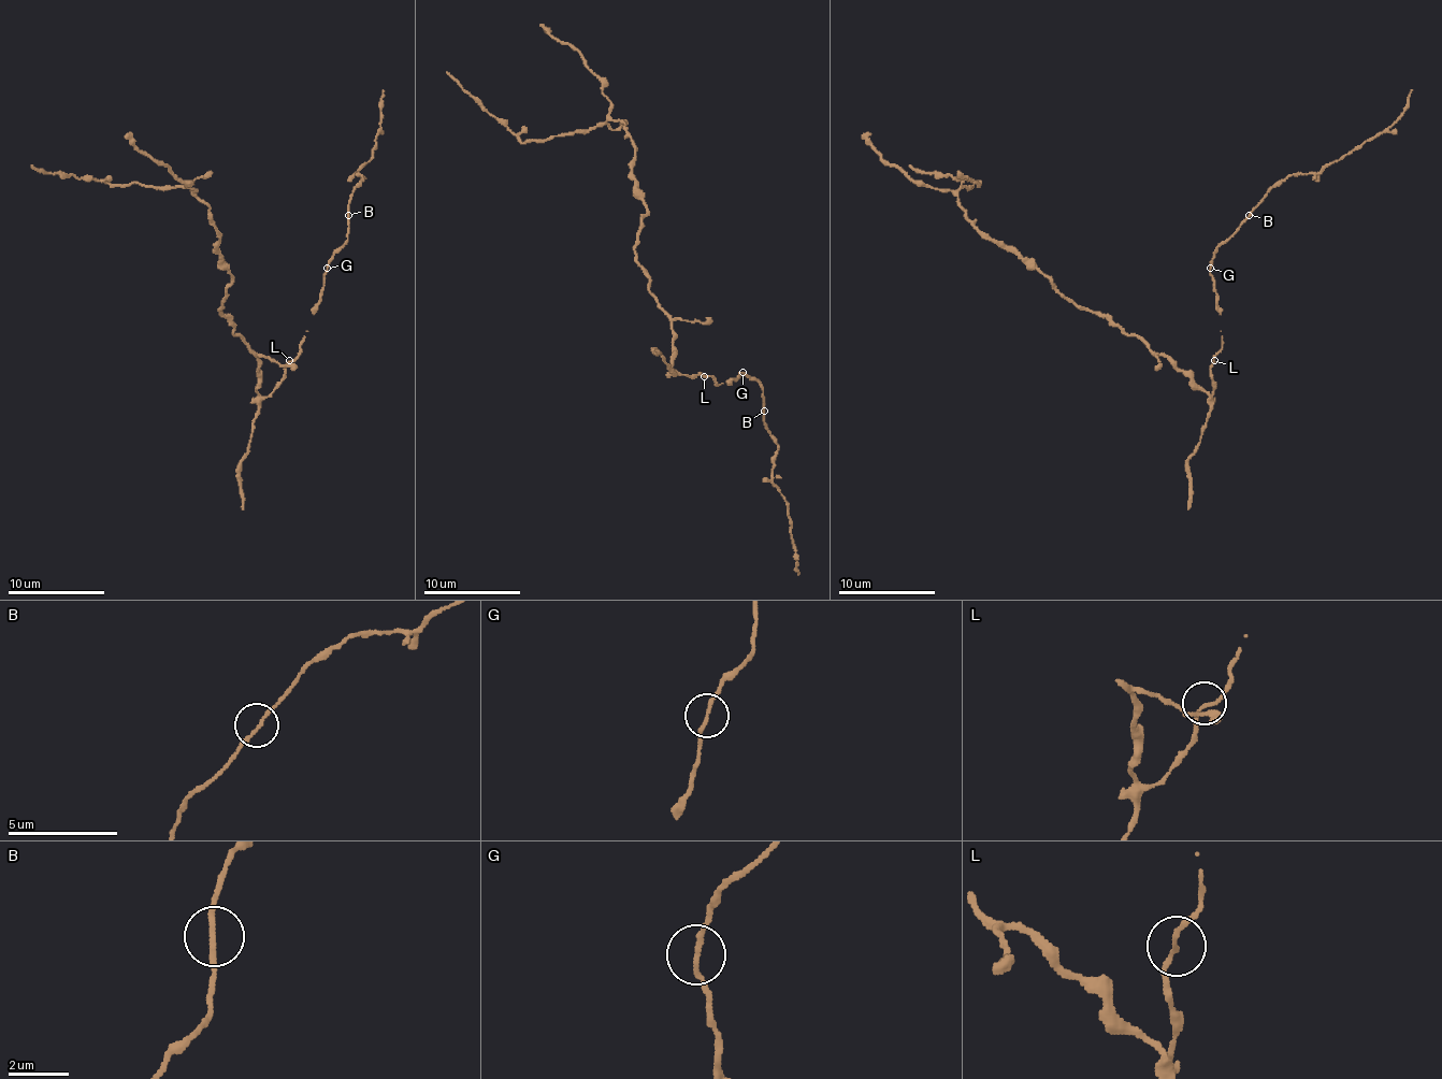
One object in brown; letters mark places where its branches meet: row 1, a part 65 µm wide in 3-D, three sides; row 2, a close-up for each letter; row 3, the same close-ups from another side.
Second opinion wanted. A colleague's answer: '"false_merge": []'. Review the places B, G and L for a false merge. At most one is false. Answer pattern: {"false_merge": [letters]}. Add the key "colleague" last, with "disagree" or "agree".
{"false_merge": [], "colleague": "agree"}

